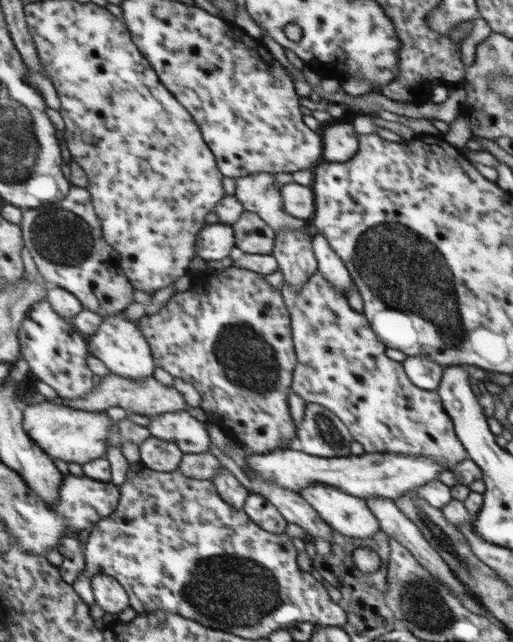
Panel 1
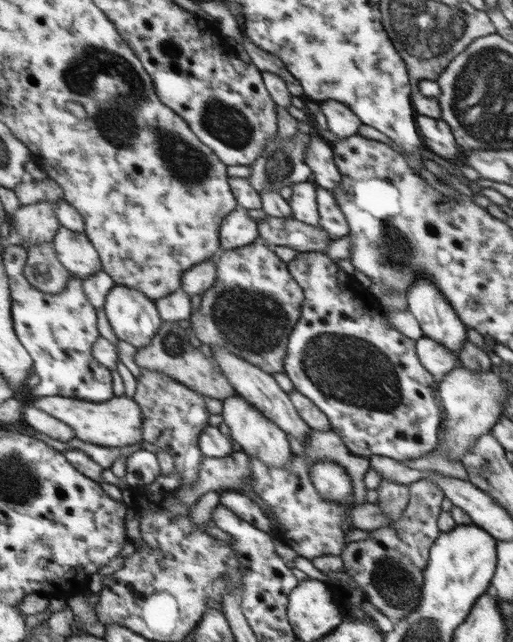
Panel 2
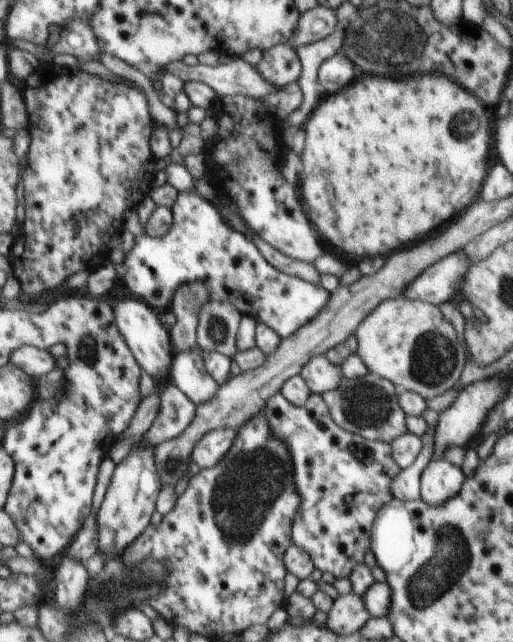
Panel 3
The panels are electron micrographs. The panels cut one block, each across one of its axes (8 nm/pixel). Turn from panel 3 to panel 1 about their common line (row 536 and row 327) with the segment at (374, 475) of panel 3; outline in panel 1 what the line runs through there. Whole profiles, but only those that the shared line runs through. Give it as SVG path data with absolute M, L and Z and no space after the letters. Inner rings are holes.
M318 270L308 277L299 290L284 284L279 292L291 317L292 344L296 353L291 390L297 396L333 412L345 425L352 440L361 444L365 453L425 457L441 463L447 471L452 471L455 465L467 458L464 445L457 439L452 419L444 411L440 395L429 389L417 388L408 379L403 365L387 358L384 353L387 346L372 331L364 313L354 310L345 294L335 290Z

